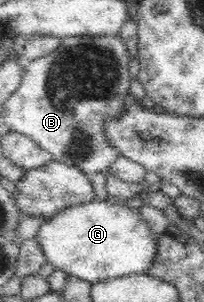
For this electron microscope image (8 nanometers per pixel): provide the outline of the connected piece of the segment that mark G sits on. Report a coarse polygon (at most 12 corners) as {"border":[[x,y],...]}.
{"border":[[94,200],[45,218],[47,262],[91,284],[147,274],[157,236]]}

